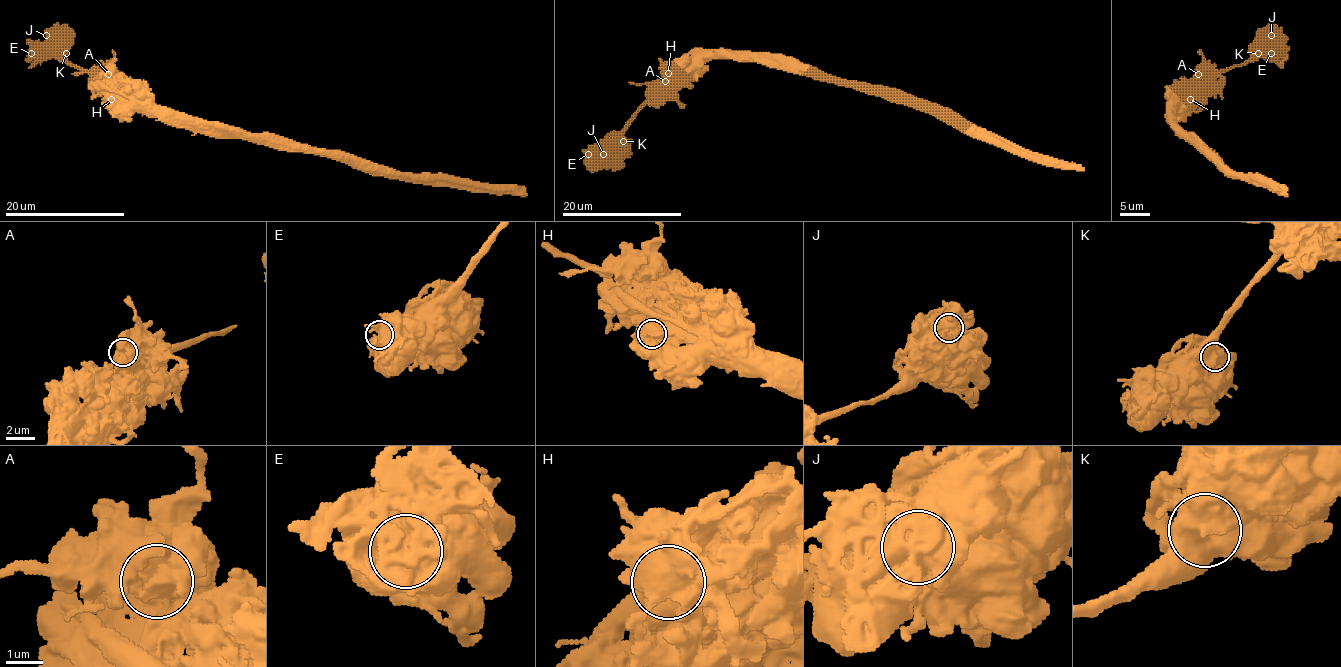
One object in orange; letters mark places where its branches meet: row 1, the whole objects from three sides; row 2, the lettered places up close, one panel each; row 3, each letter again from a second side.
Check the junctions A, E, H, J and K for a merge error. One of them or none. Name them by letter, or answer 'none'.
H

